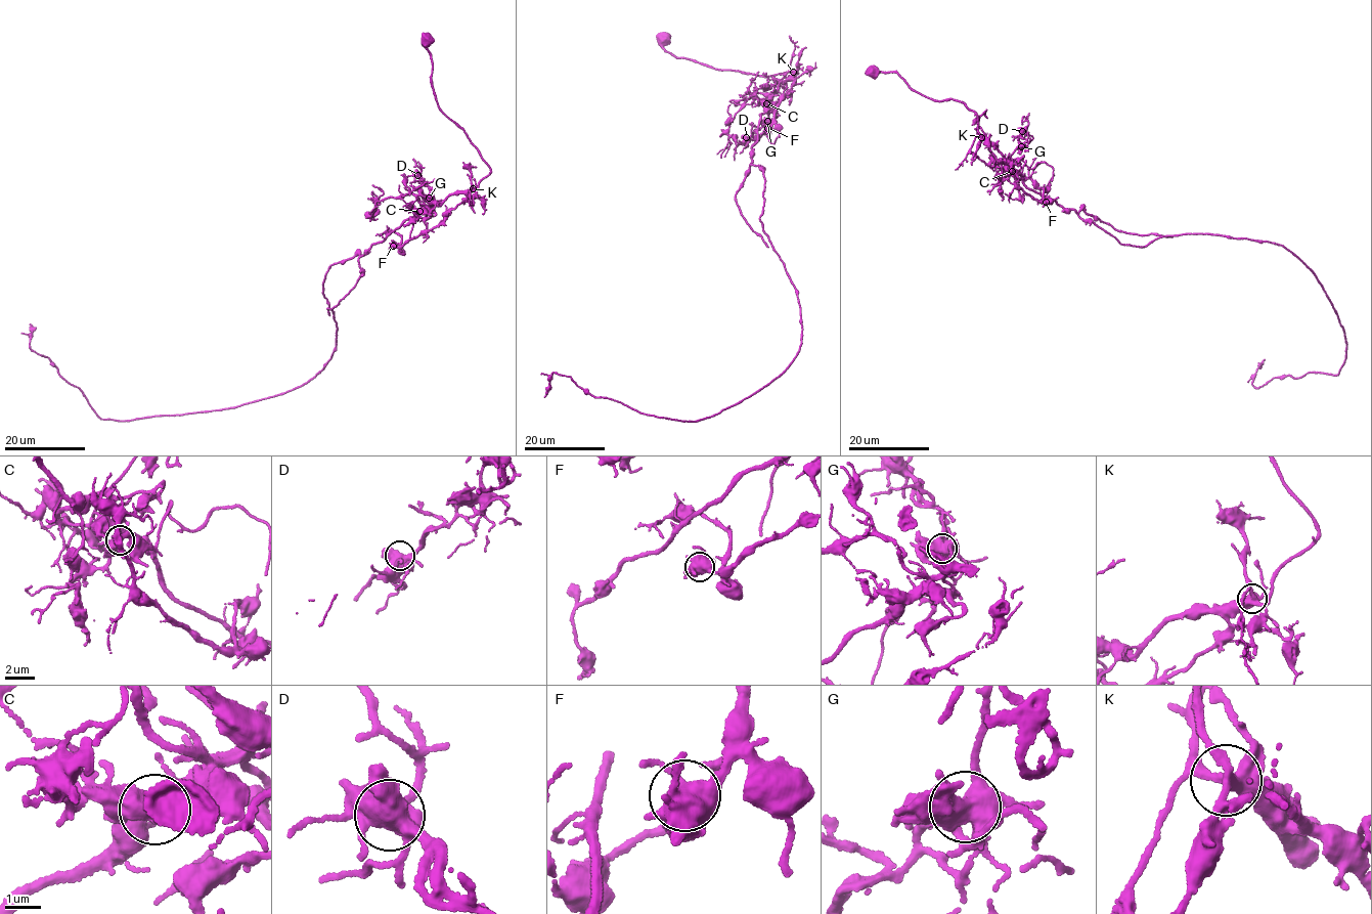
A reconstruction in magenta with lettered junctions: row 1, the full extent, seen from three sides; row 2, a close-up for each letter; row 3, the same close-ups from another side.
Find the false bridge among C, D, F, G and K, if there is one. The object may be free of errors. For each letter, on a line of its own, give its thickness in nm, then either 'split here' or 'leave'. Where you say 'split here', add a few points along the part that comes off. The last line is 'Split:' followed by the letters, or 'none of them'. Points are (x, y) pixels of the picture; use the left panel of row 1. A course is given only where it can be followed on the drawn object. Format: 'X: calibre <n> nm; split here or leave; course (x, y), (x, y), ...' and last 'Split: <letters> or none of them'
C: calibre 480 nm; leave
D: calibre 550 nm; leave
F: calibre 500 nm; leave
G: calibre 600 nm; split here; course (430, 198), (430, 186), (423, 182), (421, 169), (412, 159)
K: calibre 400 nm; leave
Split: G

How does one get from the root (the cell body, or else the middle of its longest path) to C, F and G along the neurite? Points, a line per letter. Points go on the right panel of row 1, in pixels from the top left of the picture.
C: (872, 72), (891, 71), (911, 89), (962, 102), (975, 113), (990, 151), (998, 160), (1008, 160), (1012, 171)
F: (872, 72), (891, 71), (911, 89), (962, 102), (975, 113), (982, 138), (997, 143), (1017, 184), (1046, 202)
G: (872, 72), (891, 71), (911, 89), (962, 102), (975, 113), (978, 131), (998, 160), (1021, 147)

